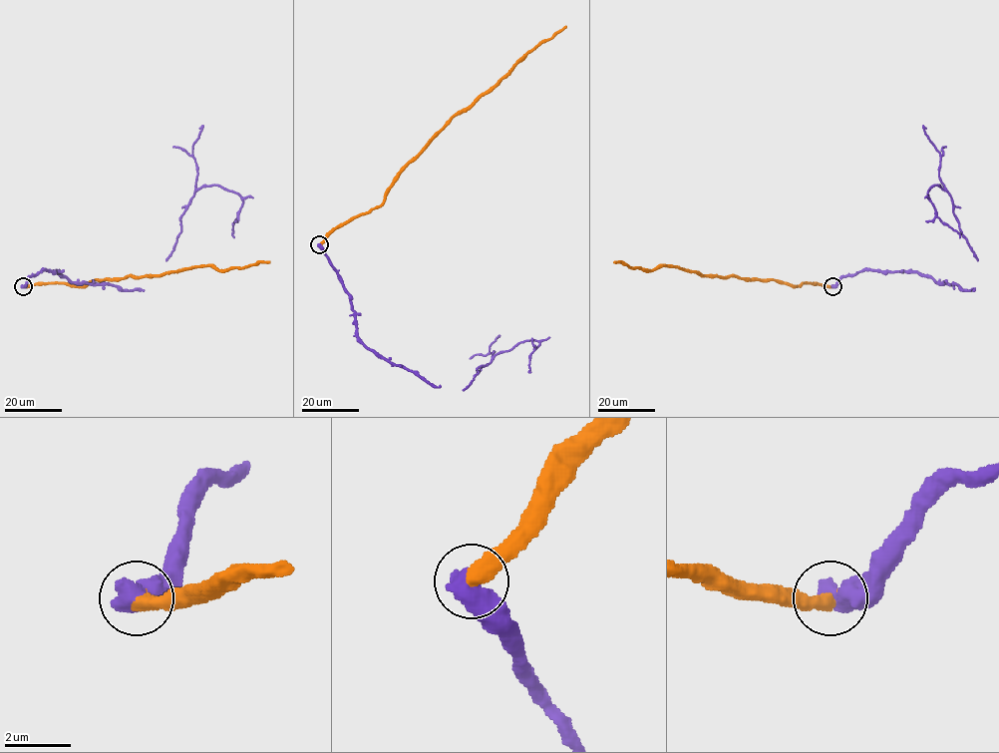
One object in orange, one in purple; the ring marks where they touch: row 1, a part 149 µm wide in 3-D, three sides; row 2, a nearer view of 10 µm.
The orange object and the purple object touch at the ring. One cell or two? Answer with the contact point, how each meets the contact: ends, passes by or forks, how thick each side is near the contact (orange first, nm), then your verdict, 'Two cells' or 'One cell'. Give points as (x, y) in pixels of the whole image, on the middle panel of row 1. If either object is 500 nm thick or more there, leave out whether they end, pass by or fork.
Place: (319, 244). Thickness 500 nm (orange) against 800 nm. Two cells

